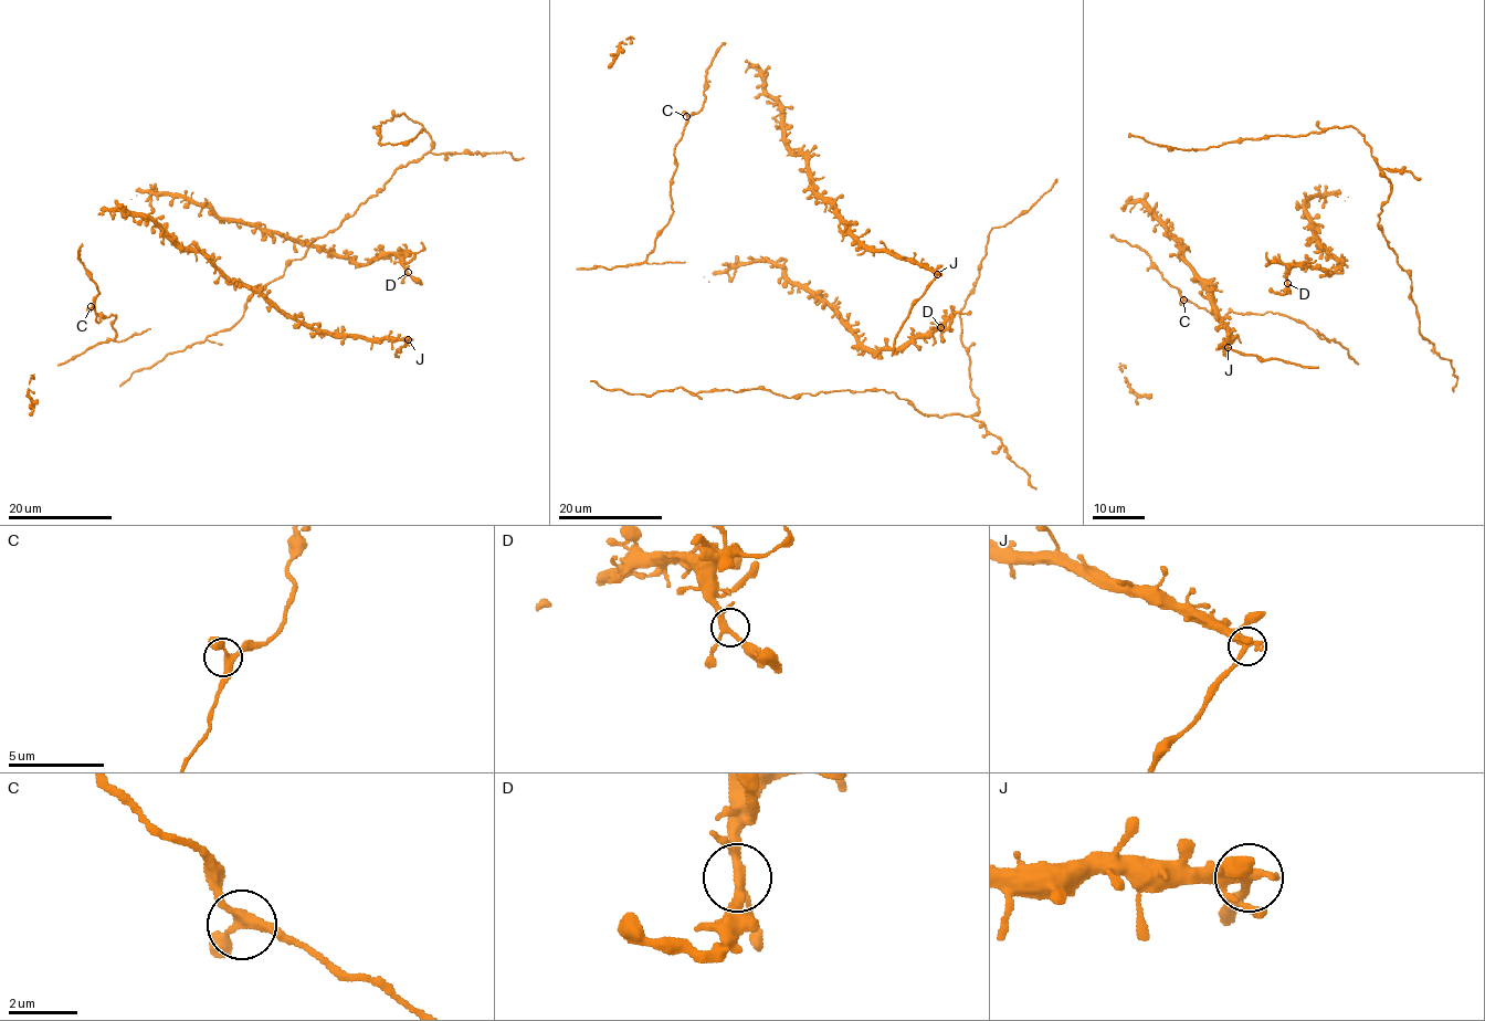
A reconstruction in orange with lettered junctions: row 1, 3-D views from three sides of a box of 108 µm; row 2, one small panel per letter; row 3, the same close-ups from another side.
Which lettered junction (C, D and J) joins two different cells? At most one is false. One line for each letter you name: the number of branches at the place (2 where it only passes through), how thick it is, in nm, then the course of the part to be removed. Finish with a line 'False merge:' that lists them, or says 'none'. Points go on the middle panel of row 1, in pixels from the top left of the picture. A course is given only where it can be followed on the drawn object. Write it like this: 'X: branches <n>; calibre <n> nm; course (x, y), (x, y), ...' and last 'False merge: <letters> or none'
J: branches 4; calibre 300 nm; course (937, 274), (914, 304), (894, 339), (892, 356)
False merge: J

